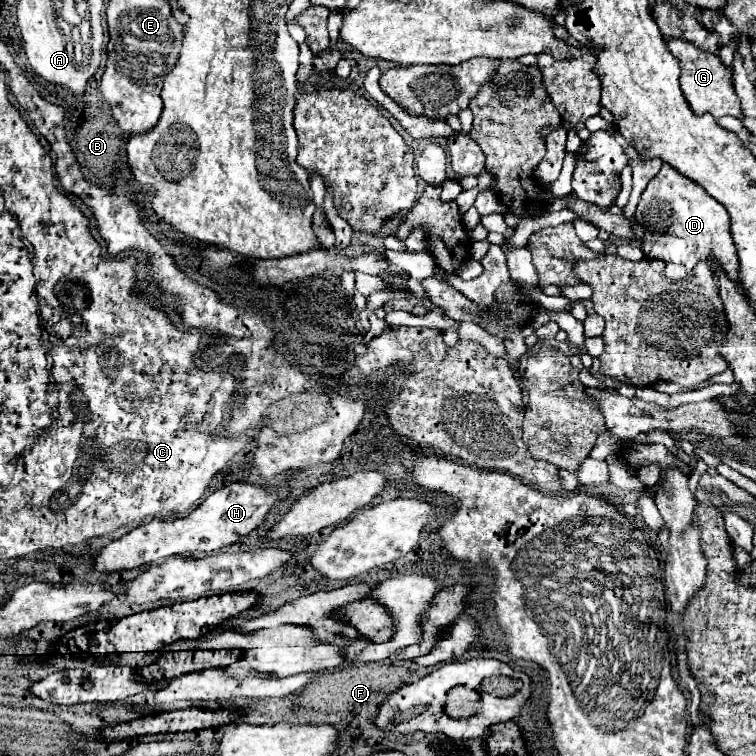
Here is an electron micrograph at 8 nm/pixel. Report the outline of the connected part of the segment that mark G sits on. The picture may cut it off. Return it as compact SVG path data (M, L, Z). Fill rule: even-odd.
M678 38L669 39L667 43L670 52L680 61L682 75L680 75L679 82L682 85L682 91L684 91L688 105L692 107L692 111L696 115L710 113L712 117L722 117L722 115L742 117L740 101L738 101L738 95L734 93L734 87L732 87L730 69L726 69L722 65L718 55L712 55L708 51L700 51L686 39L682 39L681 42Z

